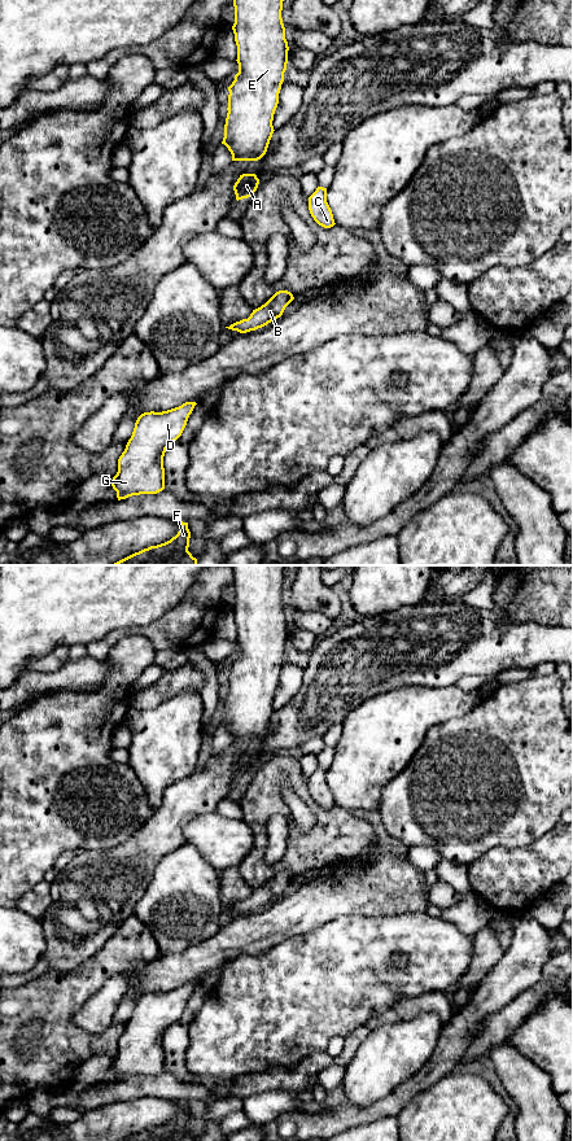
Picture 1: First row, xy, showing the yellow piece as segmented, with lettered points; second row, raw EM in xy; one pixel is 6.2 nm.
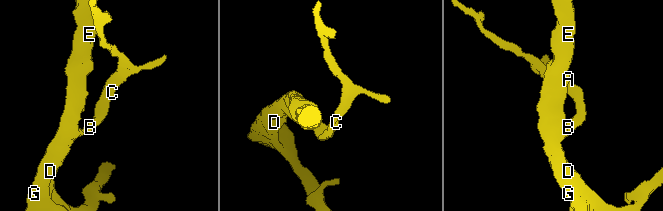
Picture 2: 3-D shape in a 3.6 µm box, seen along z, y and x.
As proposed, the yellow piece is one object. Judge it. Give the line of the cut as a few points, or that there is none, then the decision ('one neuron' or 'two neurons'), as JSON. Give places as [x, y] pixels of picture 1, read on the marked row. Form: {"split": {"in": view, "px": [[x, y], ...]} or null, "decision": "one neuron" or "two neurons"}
{"split": null, "decision": "one neuron"}

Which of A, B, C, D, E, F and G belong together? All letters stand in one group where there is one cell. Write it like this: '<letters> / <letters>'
A B C D E F G

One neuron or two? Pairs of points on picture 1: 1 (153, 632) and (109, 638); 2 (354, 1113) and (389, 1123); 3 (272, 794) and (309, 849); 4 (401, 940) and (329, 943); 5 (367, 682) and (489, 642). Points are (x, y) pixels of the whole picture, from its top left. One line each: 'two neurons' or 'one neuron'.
1: one neuron
2: two neurons
3: one neuron
4: one neuron
5: one neuron

